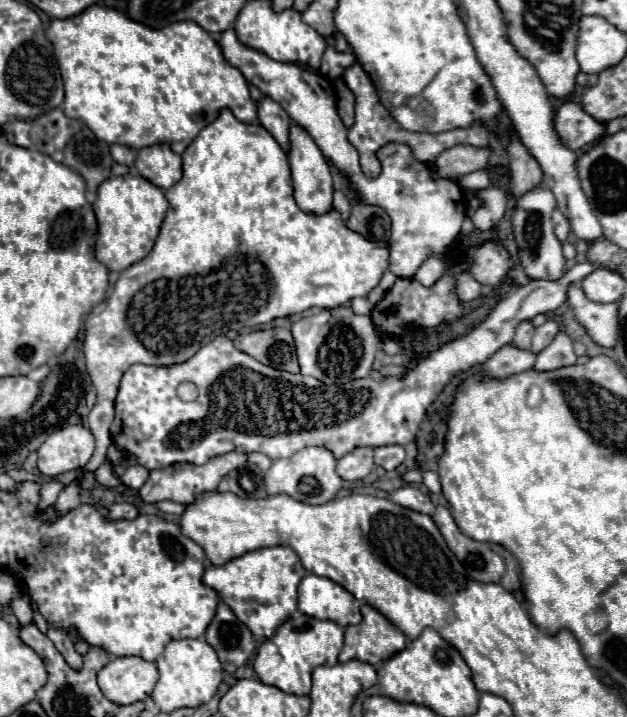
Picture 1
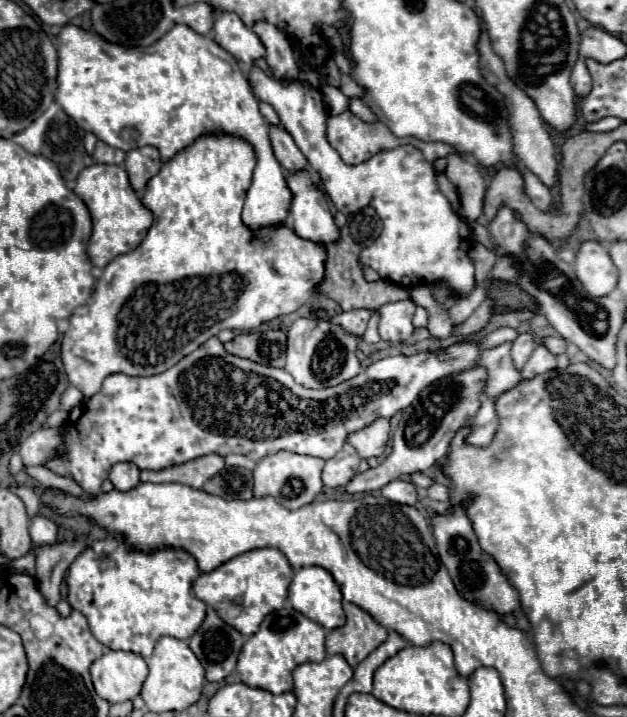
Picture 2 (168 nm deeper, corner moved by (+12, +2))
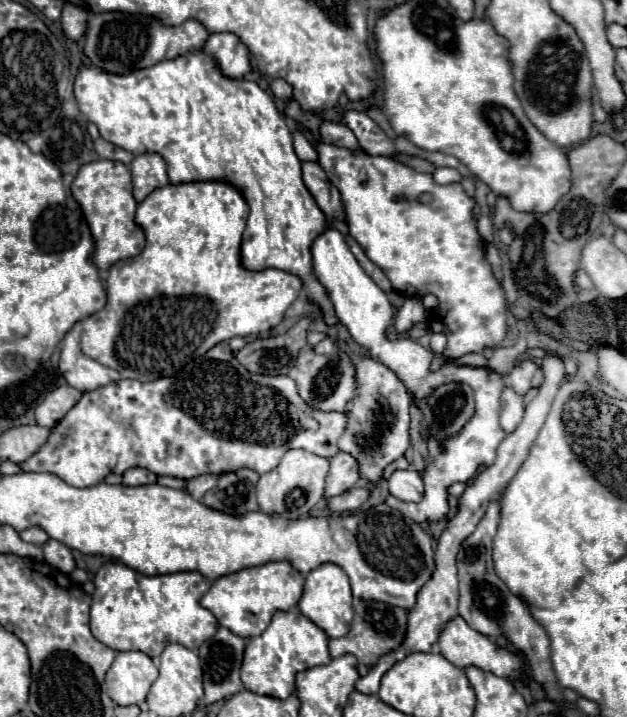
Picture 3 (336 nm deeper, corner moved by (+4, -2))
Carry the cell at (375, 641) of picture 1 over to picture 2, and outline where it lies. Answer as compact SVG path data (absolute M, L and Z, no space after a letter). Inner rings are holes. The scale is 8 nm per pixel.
M344 602L344 612L346 624L326 634L326 654L342 654L348 664L356 668L388 638L388 630L356 604Z

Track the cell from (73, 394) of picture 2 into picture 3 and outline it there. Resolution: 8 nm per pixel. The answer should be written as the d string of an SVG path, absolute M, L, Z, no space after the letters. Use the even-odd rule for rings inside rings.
M60 386L60 388L52 390L44 398L44 402L36 408L36 422L38 422L38 426L52 428L80 400L80 396L82 394L78 390L74 390L72 386Z

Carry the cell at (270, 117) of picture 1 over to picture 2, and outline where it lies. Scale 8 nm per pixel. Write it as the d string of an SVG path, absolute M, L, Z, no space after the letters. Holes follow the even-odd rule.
M270 124L270 142L272 142L272 150L274 150L276 160L280 162L280 166L284 170L294 172L294 170L300 170L300 168L308 166L304 154L298 150L292 136L282 126Z

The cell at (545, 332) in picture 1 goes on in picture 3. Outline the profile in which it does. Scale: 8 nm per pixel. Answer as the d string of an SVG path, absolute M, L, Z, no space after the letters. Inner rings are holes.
M524 360L524 362L516 364L516 368L512 370L512 374L508 376L508 384L514 388L514 392L516 392L518 396L524 398L526 392L532 388L532 386L530 386L530 380L532 380L536 368L538 368L538 366L536 366L534 360Z

